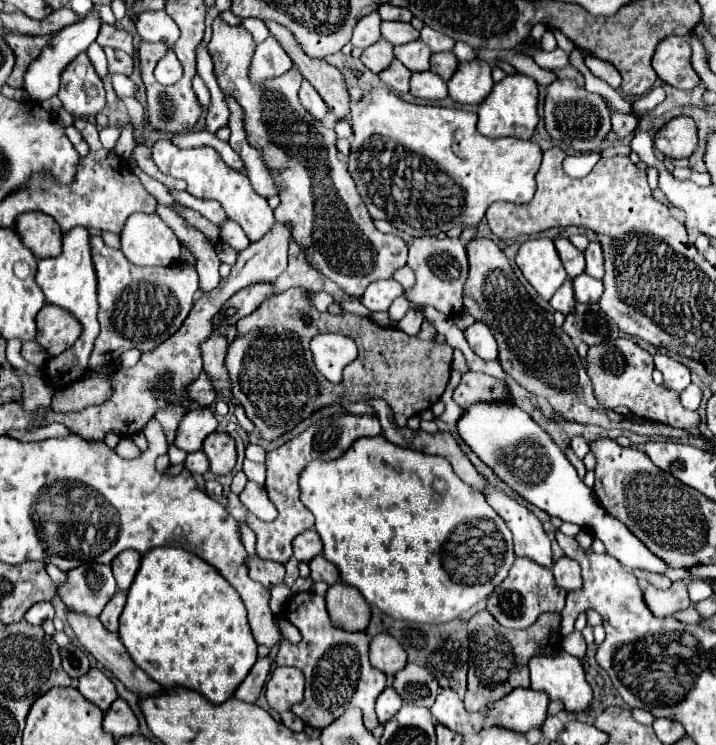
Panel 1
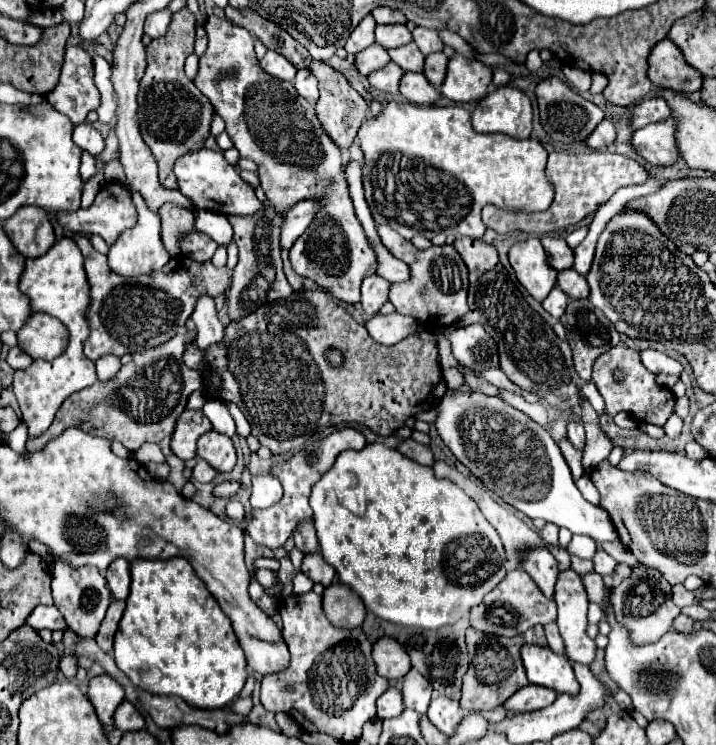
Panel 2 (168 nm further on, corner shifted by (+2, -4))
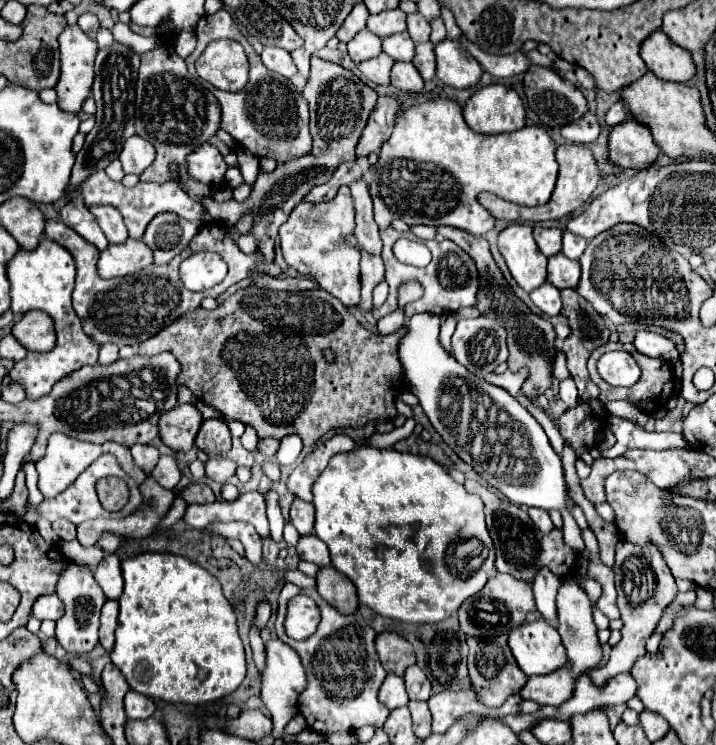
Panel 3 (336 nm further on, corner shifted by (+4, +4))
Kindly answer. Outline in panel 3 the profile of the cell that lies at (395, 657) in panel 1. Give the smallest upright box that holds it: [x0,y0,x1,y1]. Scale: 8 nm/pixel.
[376,631,416,675]

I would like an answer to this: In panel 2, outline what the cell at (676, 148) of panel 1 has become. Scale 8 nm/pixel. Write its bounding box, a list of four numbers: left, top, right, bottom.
[632,117,680,167]

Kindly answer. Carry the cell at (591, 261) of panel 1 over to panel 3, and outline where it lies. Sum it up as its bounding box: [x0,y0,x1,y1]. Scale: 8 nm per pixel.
[562,233,588,259]

